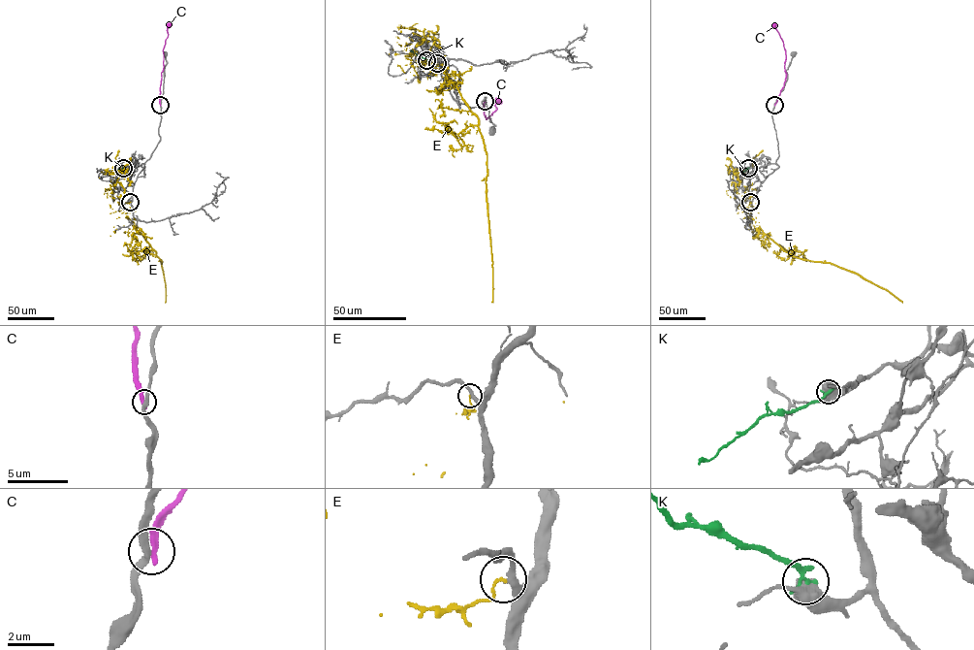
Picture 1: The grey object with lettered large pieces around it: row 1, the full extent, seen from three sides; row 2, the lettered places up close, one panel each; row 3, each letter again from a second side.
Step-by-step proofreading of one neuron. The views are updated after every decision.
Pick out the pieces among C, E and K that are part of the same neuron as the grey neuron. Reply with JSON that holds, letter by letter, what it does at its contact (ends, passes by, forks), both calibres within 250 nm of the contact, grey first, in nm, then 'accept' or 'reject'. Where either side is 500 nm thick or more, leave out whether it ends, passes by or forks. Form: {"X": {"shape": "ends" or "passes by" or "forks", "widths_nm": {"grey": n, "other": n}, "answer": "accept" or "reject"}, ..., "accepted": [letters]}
{"C": {"shape": "ends", "widths_nm": {"grey": 280, "other": 300}, "answer": "reject"}, "E": {"shape": "ends", "widths_nm": {"grey": 280, "other": 100}, "answer": "reject"}, "K": {"widths_nm": {"grey": 600, "other": 280}, "answer": "reject"}, "accepted": []}

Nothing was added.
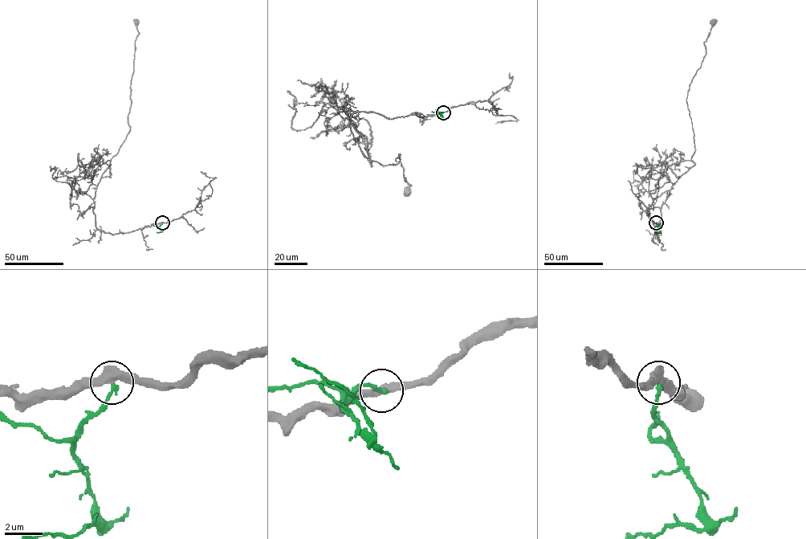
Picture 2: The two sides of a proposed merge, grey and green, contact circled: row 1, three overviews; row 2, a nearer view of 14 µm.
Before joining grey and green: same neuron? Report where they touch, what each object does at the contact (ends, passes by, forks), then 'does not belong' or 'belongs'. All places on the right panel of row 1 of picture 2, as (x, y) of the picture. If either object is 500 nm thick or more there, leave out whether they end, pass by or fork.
(656, 222) | grey passes by | green ends | does not belong

